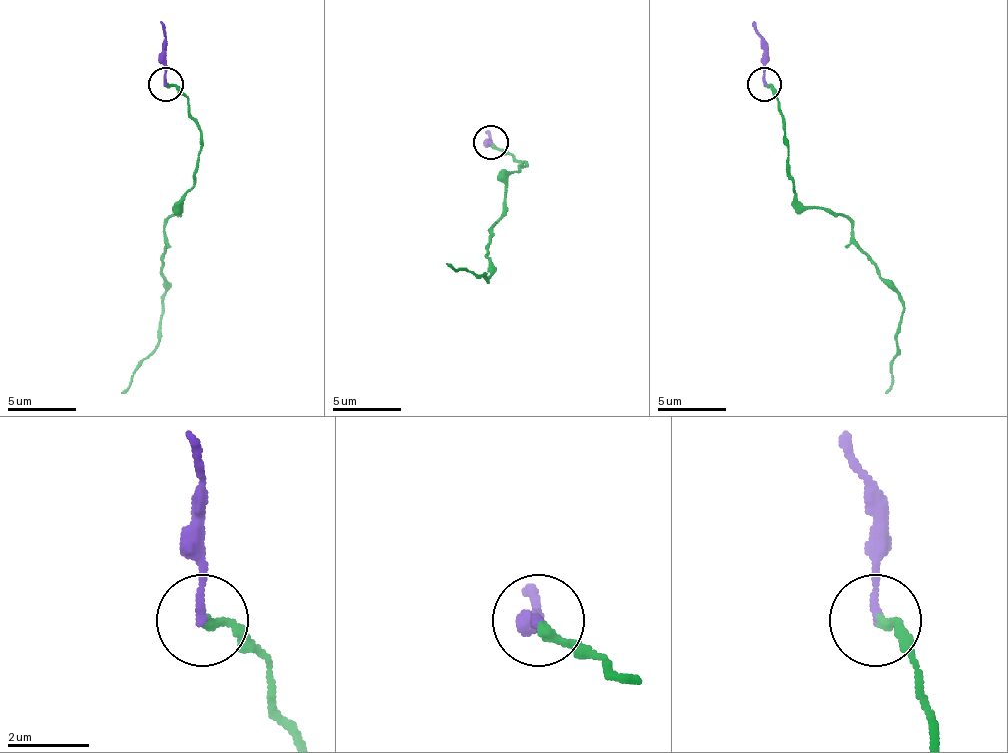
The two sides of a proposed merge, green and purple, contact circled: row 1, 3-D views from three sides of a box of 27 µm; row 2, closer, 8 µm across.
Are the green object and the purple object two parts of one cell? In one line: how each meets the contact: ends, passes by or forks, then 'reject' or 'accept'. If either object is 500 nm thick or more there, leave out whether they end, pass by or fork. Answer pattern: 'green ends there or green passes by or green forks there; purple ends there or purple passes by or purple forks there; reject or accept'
green ends there; purple ends there; accept

